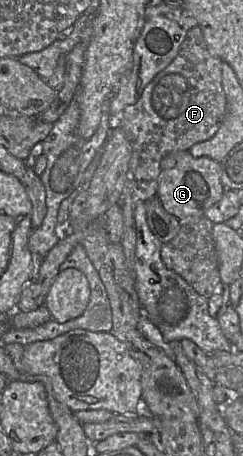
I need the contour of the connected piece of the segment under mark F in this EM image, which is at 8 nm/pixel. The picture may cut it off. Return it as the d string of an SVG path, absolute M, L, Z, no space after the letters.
M197 25L187 32L177 56L145 87L139 100L126 107L117 119L110 118L110 128L120 127L131 146L127 180L121 197L124 222L121 244L126 260L132 268L135 263L137 239L134 210L139 202L157 197L161 160L170 153L188 151L193 145L211 139L223 122L227 101L222 87L221 65L222 61L209 52L202 31Z

